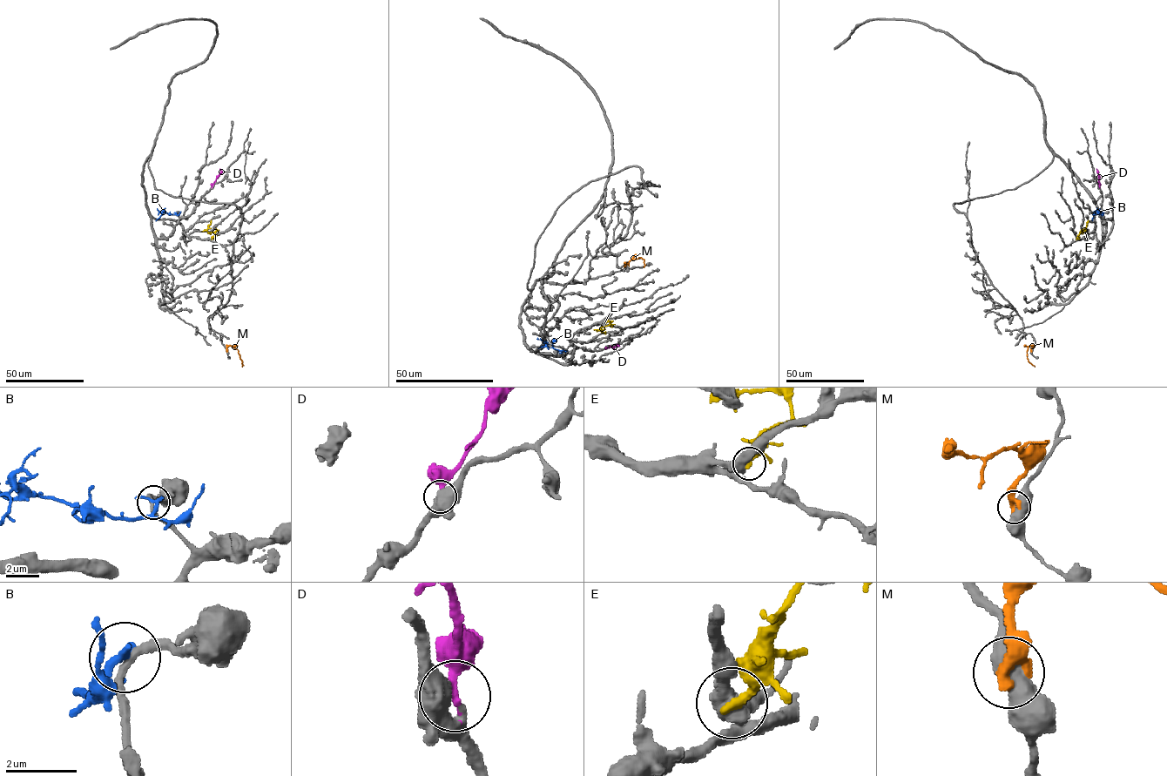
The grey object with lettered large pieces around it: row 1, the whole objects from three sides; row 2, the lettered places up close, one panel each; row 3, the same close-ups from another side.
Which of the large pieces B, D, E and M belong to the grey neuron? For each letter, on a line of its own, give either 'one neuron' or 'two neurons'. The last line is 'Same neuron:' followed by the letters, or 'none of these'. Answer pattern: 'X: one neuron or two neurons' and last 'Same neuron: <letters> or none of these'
B: two neurons
D: one neuron
E: two neurons
M: two neurons
Same neuron: D

